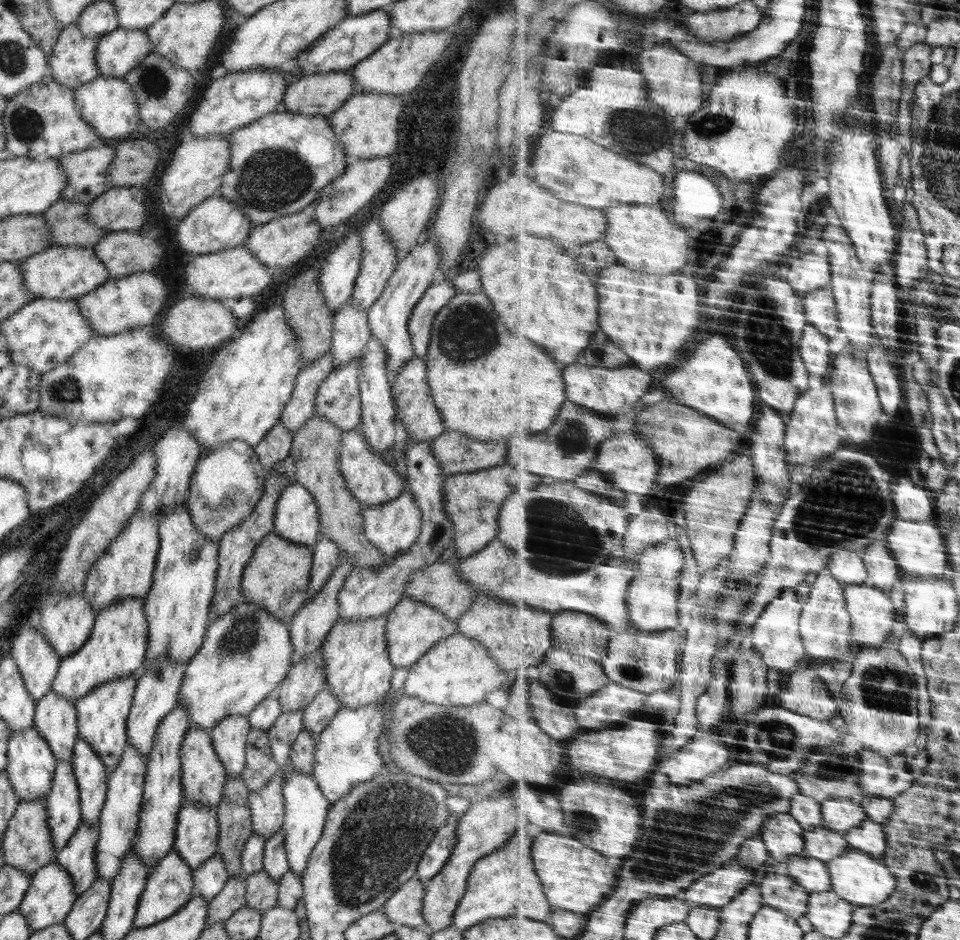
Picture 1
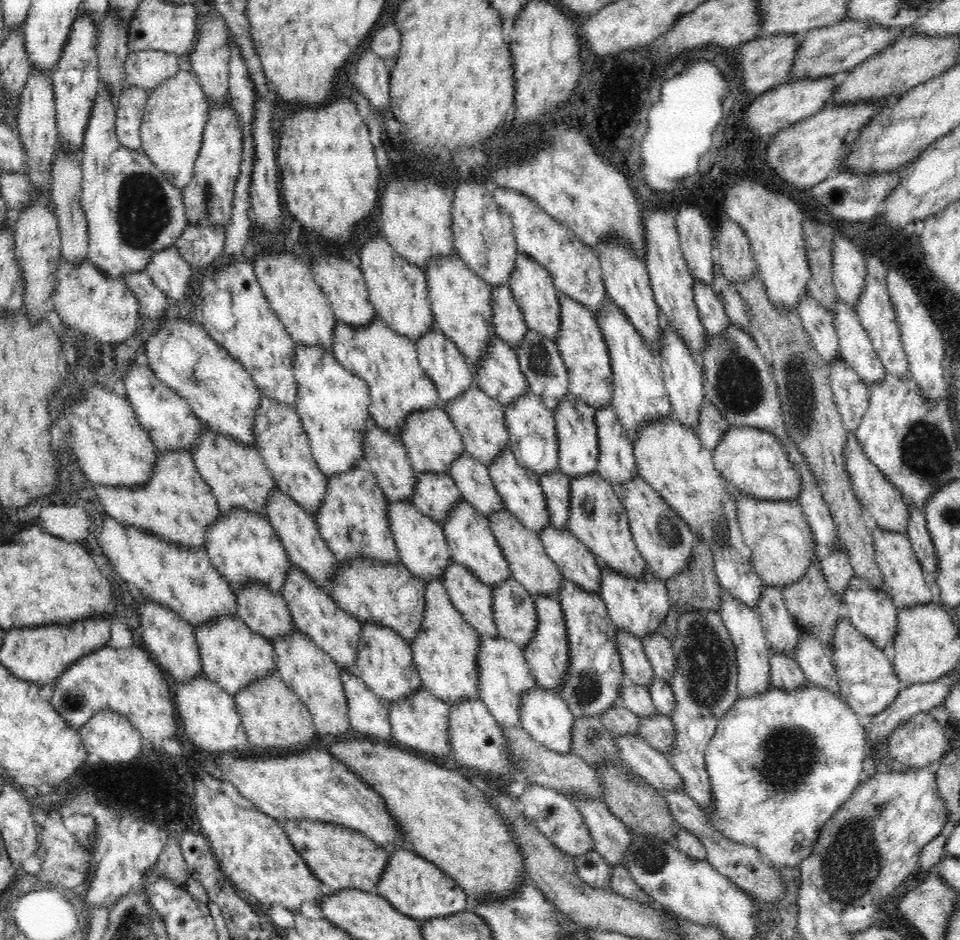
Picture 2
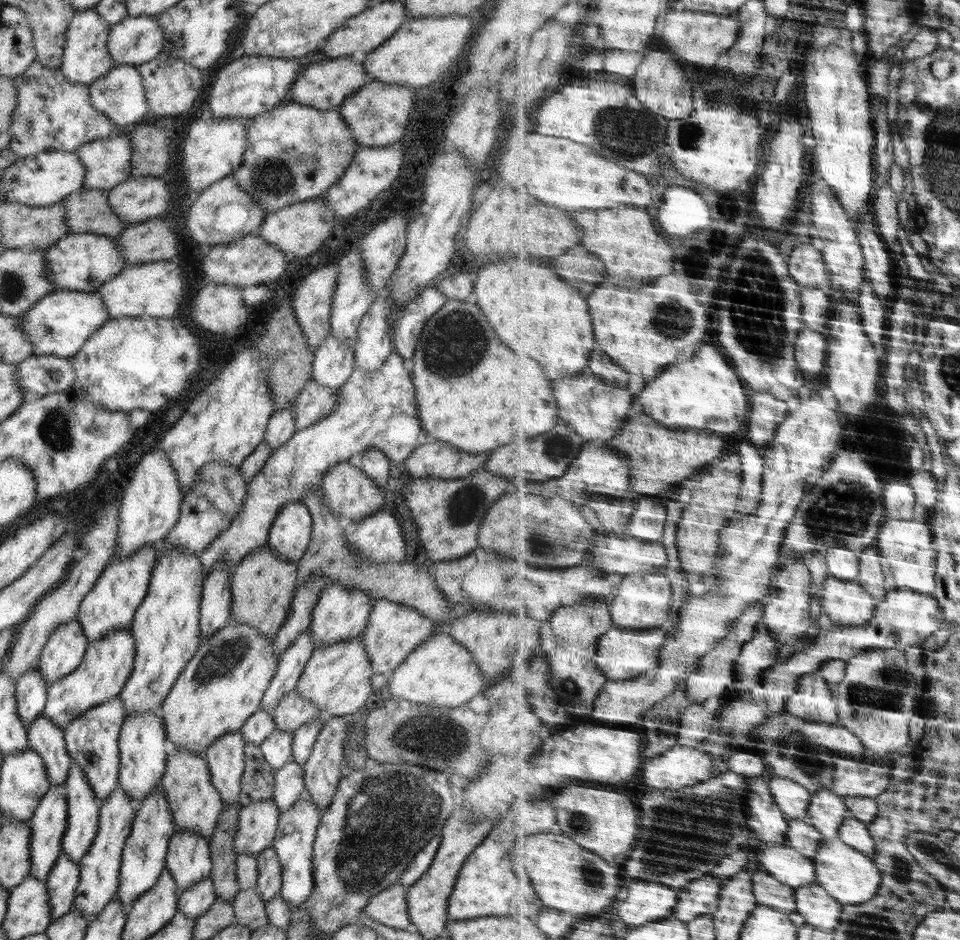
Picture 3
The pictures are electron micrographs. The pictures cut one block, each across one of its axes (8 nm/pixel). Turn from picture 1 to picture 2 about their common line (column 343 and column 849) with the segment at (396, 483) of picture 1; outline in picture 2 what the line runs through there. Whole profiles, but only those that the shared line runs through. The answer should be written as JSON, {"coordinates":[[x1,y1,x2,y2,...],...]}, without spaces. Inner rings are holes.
{"coordinates":[[850,431,846,449,844,450,844,463,846,463,846,471,852,479,852,487,858,500,861,502,862,508,866,510,866,514,877,526,884,530,892,532,906,533,908,530,908,522,910,522,910,509,908,509,909,500,905,495,897,489,886,478,886,475,878,470,875,464,866,456,866,453,860,447,855,431]]}

